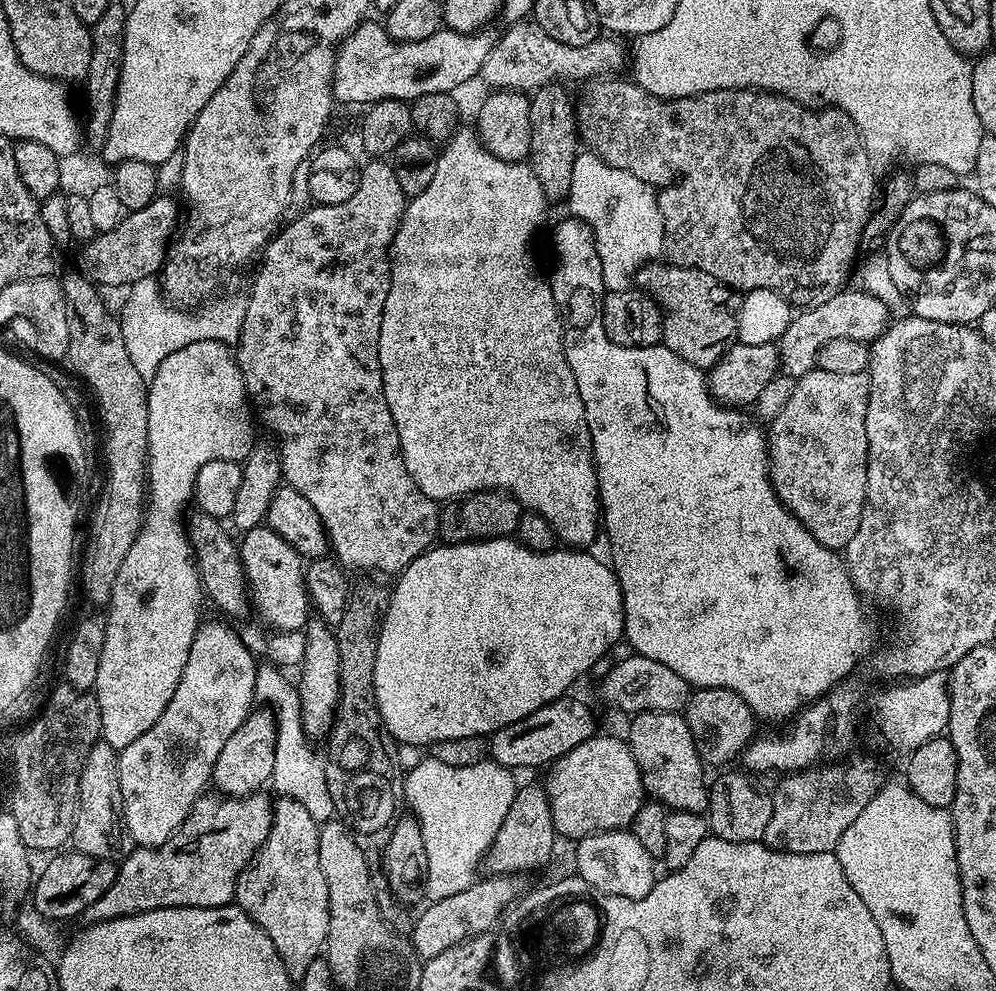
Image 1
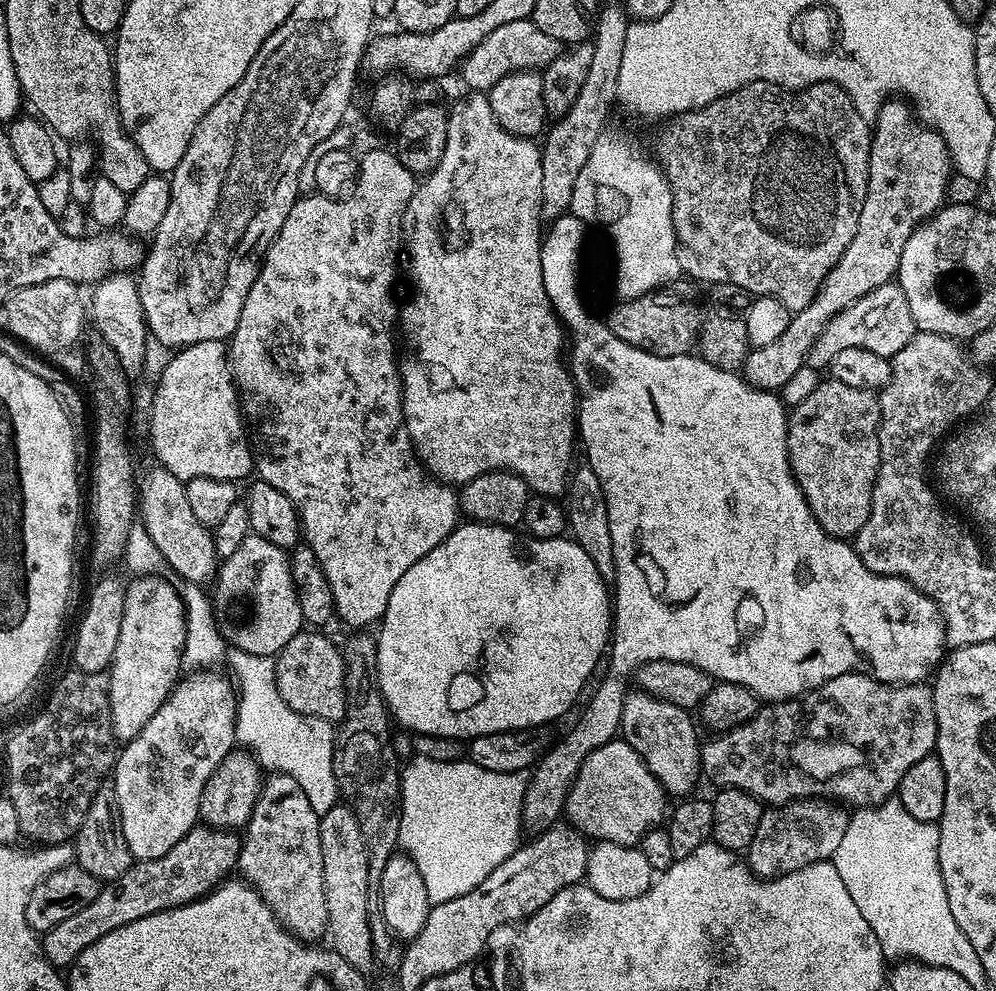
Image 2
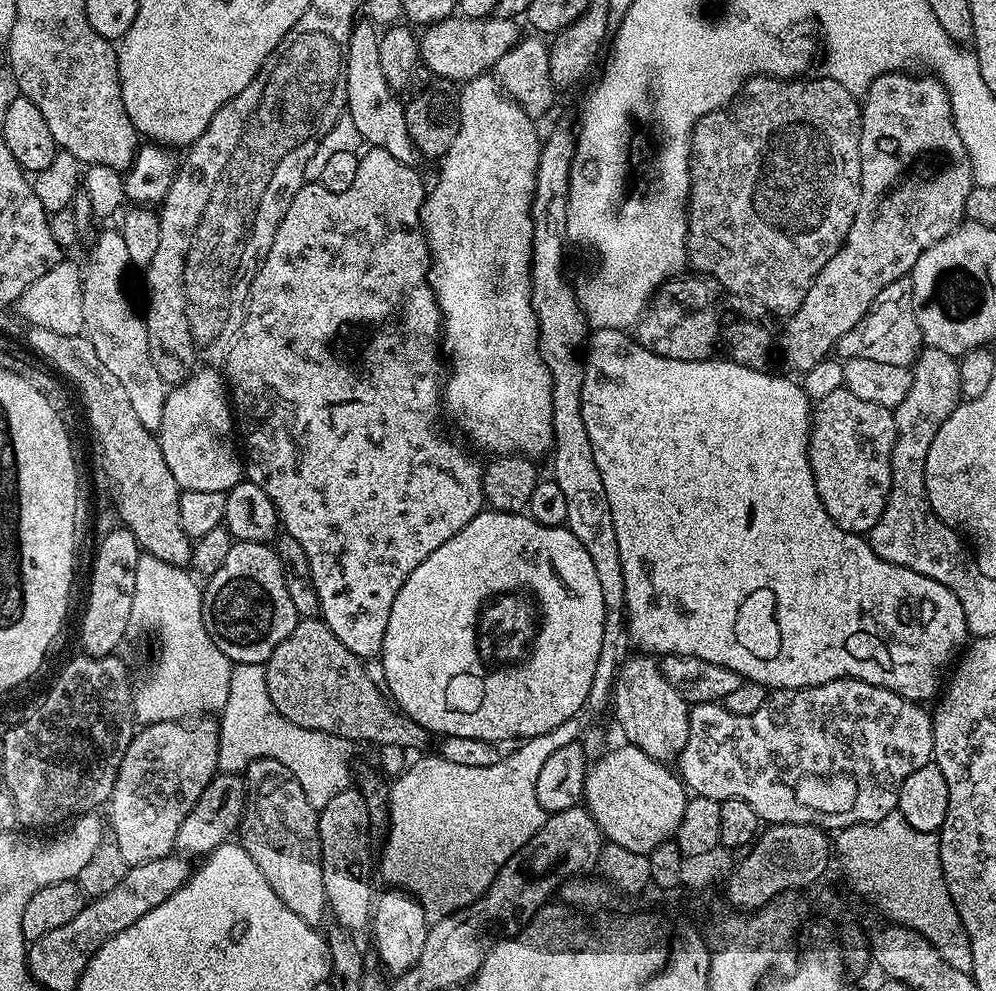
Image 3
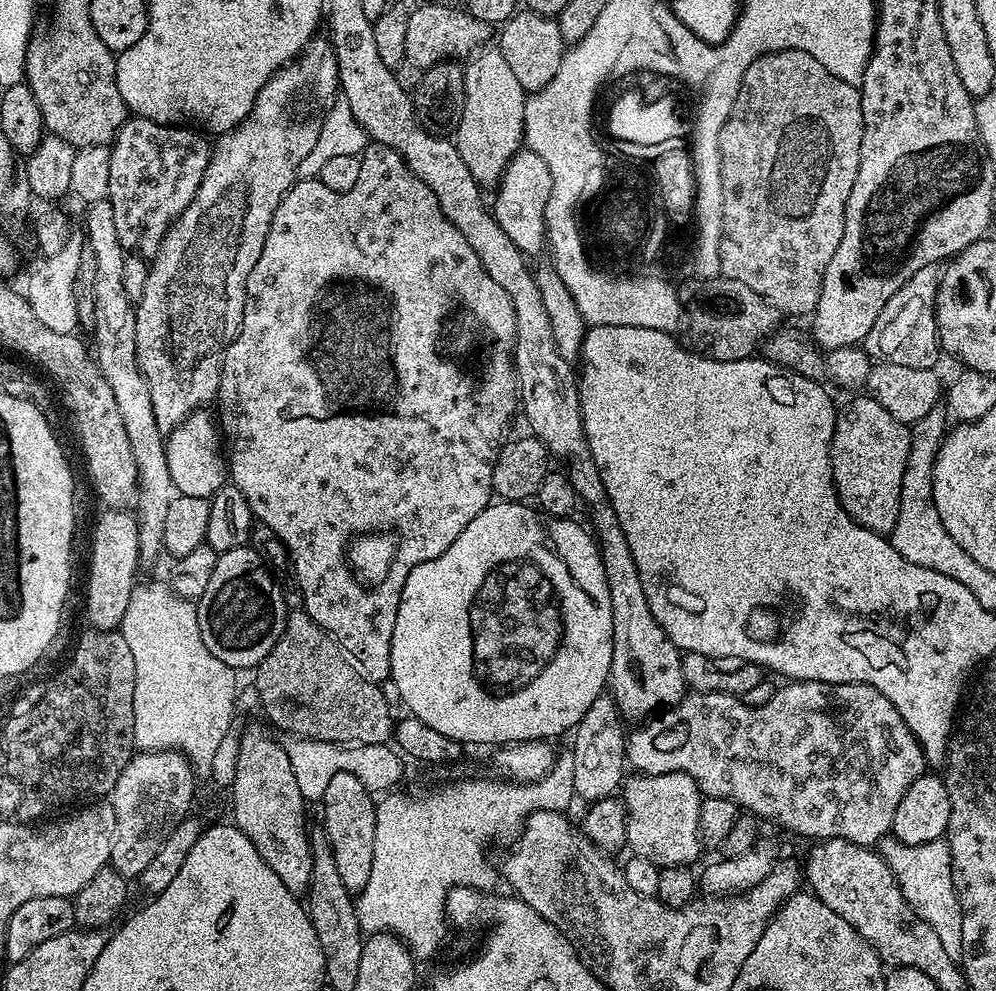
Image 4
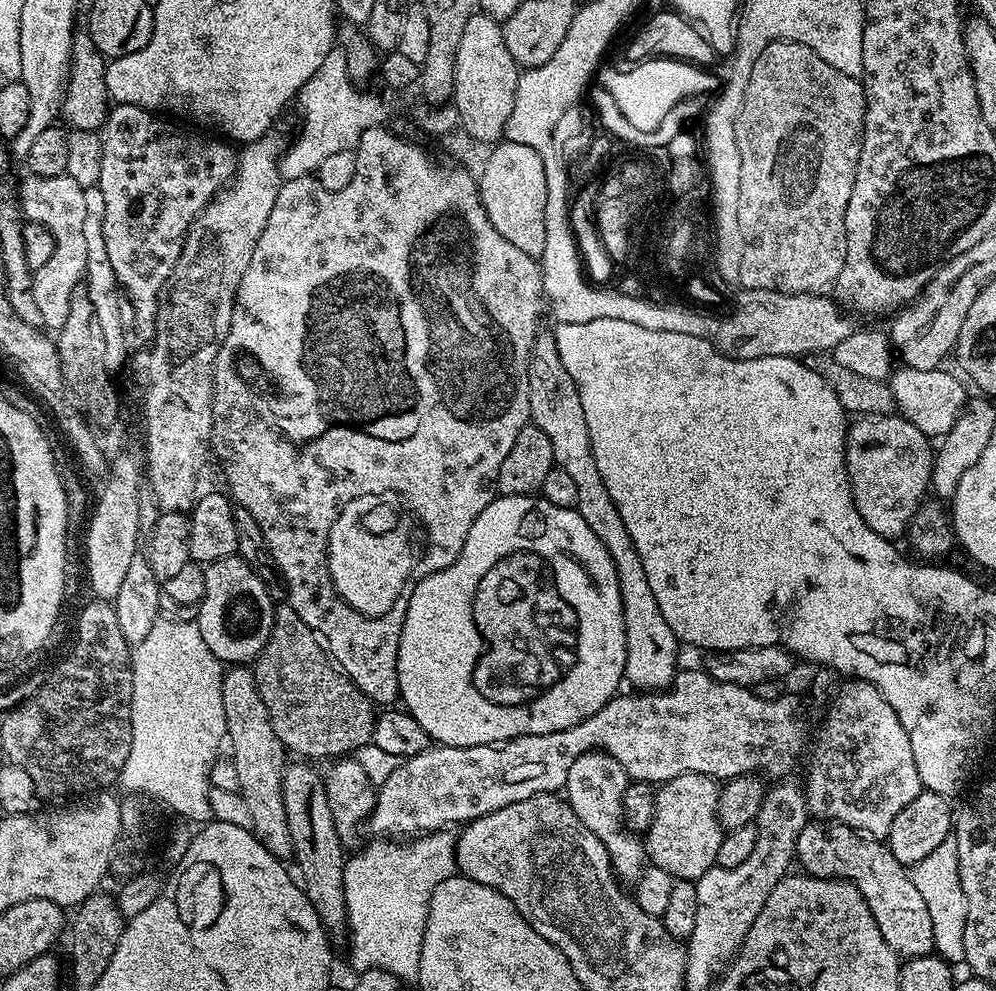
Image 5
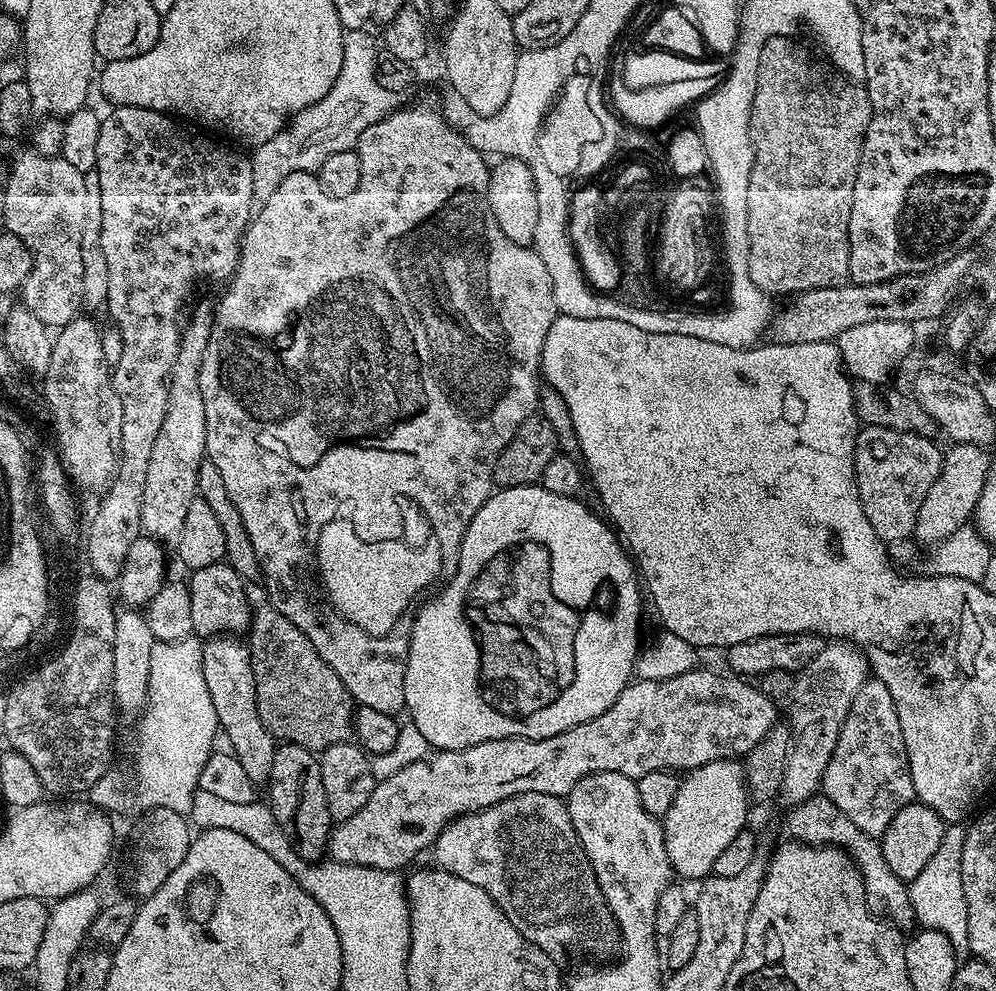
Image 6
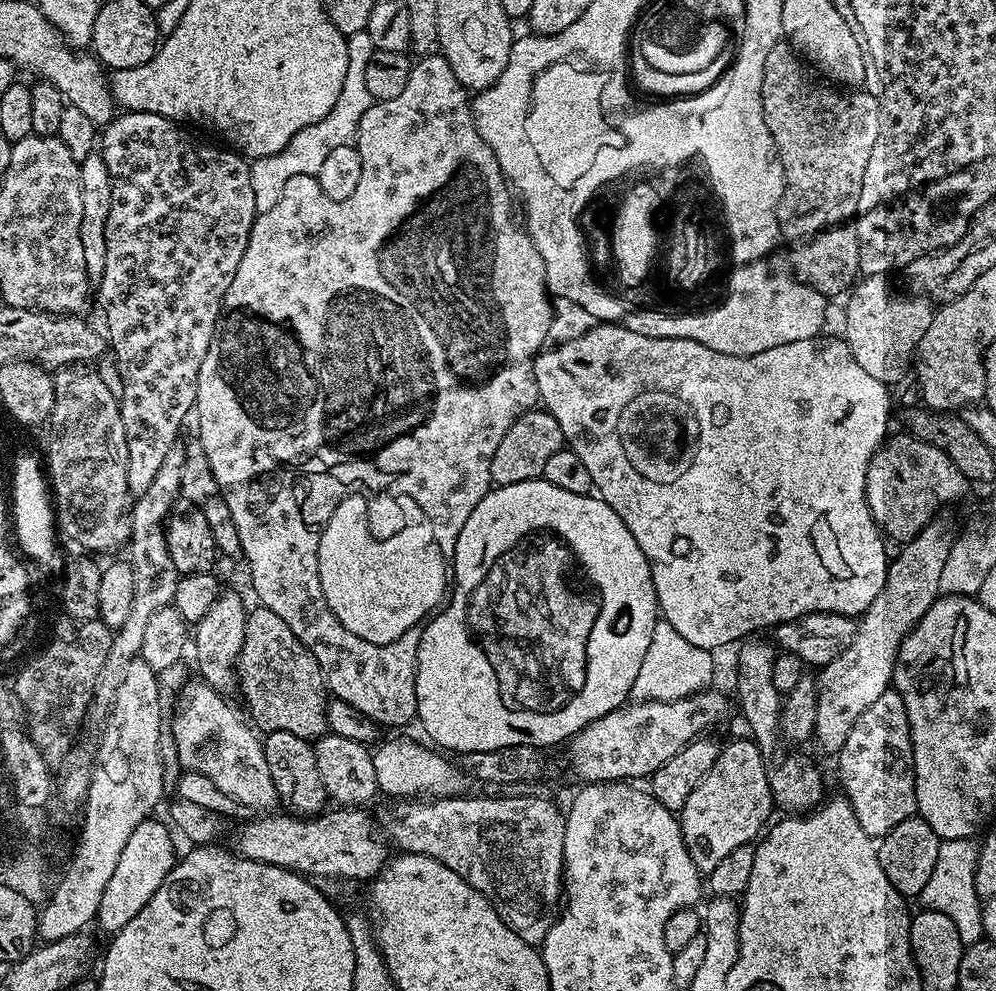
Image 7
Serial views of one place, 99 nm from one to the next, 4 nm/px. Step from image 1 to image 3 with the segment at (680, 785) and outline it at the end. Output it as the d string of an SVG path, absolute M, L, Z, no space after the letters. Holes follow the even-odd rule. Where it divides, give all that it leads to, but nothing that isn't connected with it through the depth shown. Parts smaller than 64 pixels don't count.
M652 654L629 655L615 676L611 703L616 704L616 720L624 731L623 739L641 748L652 760L672 762L686 746L690 705L666 682L657 657Z

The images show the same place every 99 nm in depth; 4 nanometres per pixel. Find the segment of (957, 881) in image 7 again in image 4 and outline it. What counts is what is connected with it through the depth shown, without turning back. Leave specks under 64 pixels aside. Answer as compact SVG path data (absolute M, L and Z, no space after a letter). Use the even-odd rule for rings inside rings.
M885 838L880 841L878 851L890 866L906 902L910 902L912 909L926 922L930 922L930 926L934 926L934 934L938 934L946 954L959 961L962 954L962 910L958 894L954 890L952 859L947 839L926 842L922 846L910 846L895 838Z

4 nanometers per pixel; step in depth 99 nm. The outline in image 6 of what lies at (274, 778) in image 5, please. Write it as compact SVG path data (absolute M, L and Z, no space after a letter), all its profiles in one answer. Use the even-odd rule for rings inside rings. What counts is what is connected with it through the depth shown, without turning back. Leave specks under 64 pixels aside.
M232 634L205 639L203 649L202 673L206 678L207 689L210 690L211 701L214 702L219 727L223 735L228 735L227 747L242 764L253 784L263 785L270 774L270 762L274 762L278 744L266 730L266 726L262 726L262 718L258 718L252 649L243 639Z

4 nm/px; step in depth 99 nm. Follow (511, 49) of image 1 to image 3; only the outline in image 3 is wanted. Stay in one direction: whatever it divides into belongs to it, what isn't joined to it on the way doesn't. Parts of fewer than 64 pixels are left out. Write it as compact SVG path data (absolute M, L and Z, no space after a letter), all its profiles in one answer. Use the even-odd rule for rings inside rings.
M459 14L447 16L436 24L427 25L418 40L418 56L433 77L467 82L495 69L498 58L509 52L522 39L515 19L491 15L482 20L470 20Z

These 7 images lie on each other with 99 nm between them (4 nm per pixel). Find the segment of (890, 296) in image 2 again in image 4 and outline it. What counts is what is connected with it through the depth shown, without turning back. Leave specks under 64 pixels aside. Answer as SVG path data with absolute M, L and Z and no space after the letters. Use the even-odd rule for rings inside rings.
M935 267L923 268L892 295L890 302L882 306L882 314L874 326L870 326L870 334L862 341L866 355L873 361L894 366L914 366L915 368L935 369L936 359L942 356L940 335L936 329L936 291L940 285L940 272Z

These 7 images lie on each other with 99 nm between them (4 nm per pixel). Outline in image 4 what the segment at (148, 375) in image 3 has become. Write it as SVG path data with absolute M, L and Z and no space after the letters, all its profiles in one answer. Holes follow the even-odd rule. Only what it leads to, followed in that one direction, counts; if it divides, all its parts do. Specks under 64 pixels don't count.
M108 199L87 207L86 214L86 242L90 251L96 256L97 267L94 281L94 314L95 324L92 335L96 342L94 344L94 358L103 372L103 376L110 383L111 390L117 399L118 410L122 415L123 425L126 426L127 437L130 438L130 446L134 451L139 472L139 503L138 511L135 513L136 525L138 526L138 550L140 551L140 563L147 566L155 562L164 552L164 539L162 530L166 527L166 513L170 510L172 497L177 495L176 487L172 485L170 470L168 469L165 435L157 426L154 418L152 396L150 396L149 384L141 373L137 364L137 320L133 301L130 300L124 290L122 273L124 271L124 259L126 250L121 246L114 227L114 210Z

